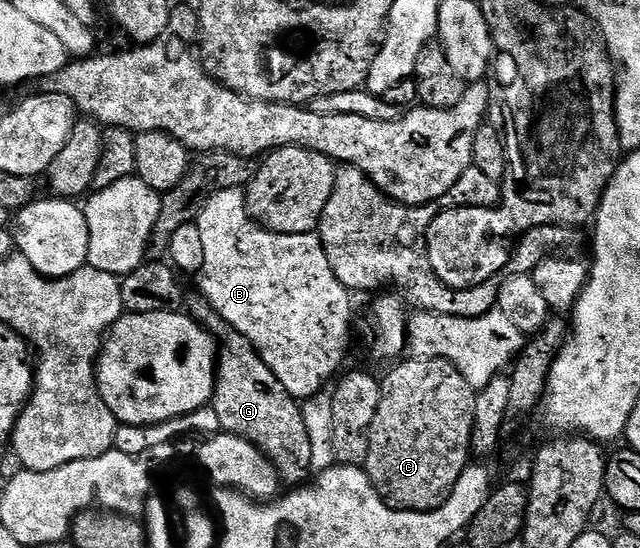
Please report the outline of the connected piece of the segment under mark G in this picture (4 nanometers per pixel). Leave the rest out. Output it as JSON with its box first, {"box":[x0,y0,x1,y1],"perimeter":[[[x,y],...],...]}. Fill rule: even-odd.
{"box":[184,294,311,486],"perimeter":[[[201,294],[187,295],[184,308],[191,319],[216,341],[214,398],[212,407],[222,432],[247,440],[269,458],[278,479],[286,486],[302,486],[311,479],[310,442],[302,418],[302,404],[280,386],[280,380],[264,366],[260,354],[231,324],[224,323]]]}

